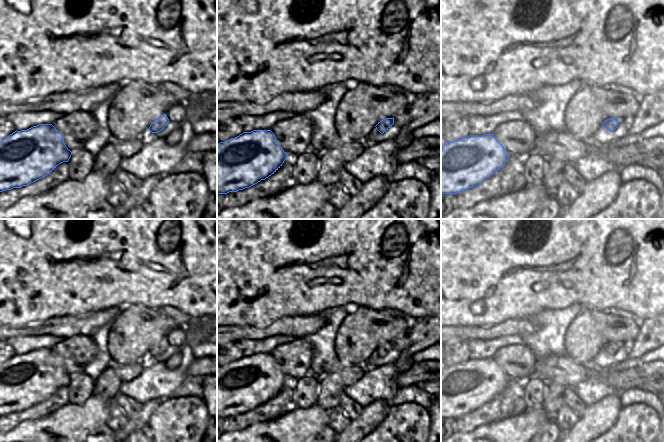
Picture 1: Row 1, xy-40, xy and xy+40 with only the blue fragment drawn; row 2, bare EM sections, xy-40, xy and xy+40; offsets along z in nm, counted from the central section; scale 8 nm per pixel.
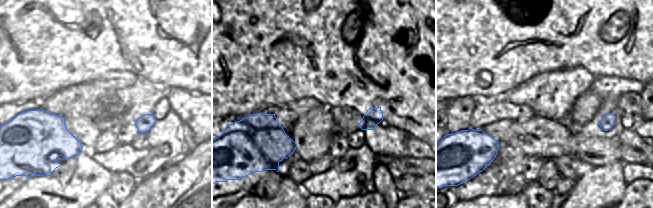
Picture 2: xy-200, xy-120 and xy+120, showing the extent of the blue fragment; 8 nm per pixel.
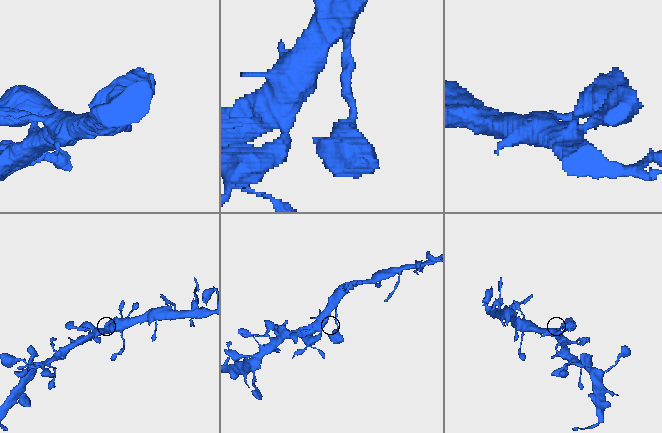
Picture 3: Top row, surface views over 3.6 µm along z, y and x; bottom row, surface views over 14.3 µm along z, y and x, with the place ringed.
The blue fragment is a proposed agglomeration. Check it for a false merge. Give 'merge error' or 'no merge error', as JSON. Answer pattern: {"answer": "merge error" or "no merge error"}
{"answer": "no merge error"}

